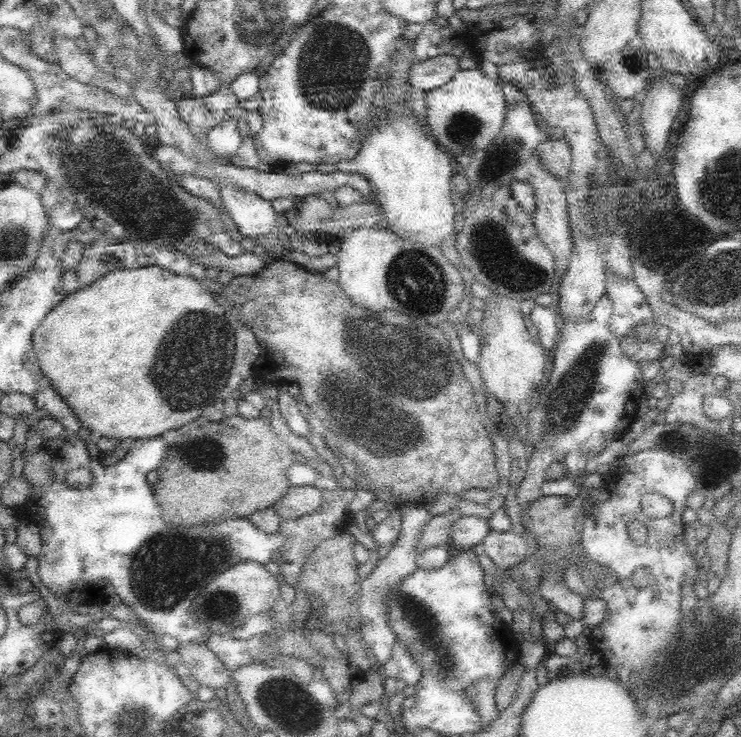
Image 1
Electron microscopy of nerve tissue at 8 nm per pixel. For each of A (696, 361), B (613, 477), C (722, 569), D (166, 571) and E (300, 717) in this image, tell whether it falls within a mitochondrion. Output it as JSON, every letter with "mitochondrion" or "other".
{"A":"other","B":"other","C":"other","D":"mitochondrion","E":"mitochondrion"}

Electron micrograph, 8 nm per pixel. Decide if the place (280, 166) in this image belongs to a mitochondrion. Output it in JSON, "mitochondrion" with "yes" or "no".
{"mitochondrion":"no"}

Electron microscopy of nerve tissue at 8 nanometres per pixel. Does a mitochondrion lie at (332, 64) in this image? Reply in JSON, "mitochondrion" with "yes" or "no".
{"mitochondrion":"yes"}

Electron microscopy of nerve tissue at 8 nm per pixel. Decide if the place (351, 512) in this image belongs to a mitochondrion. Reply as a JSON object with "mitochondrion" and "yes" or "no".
{"mitochondrion":"no"}

